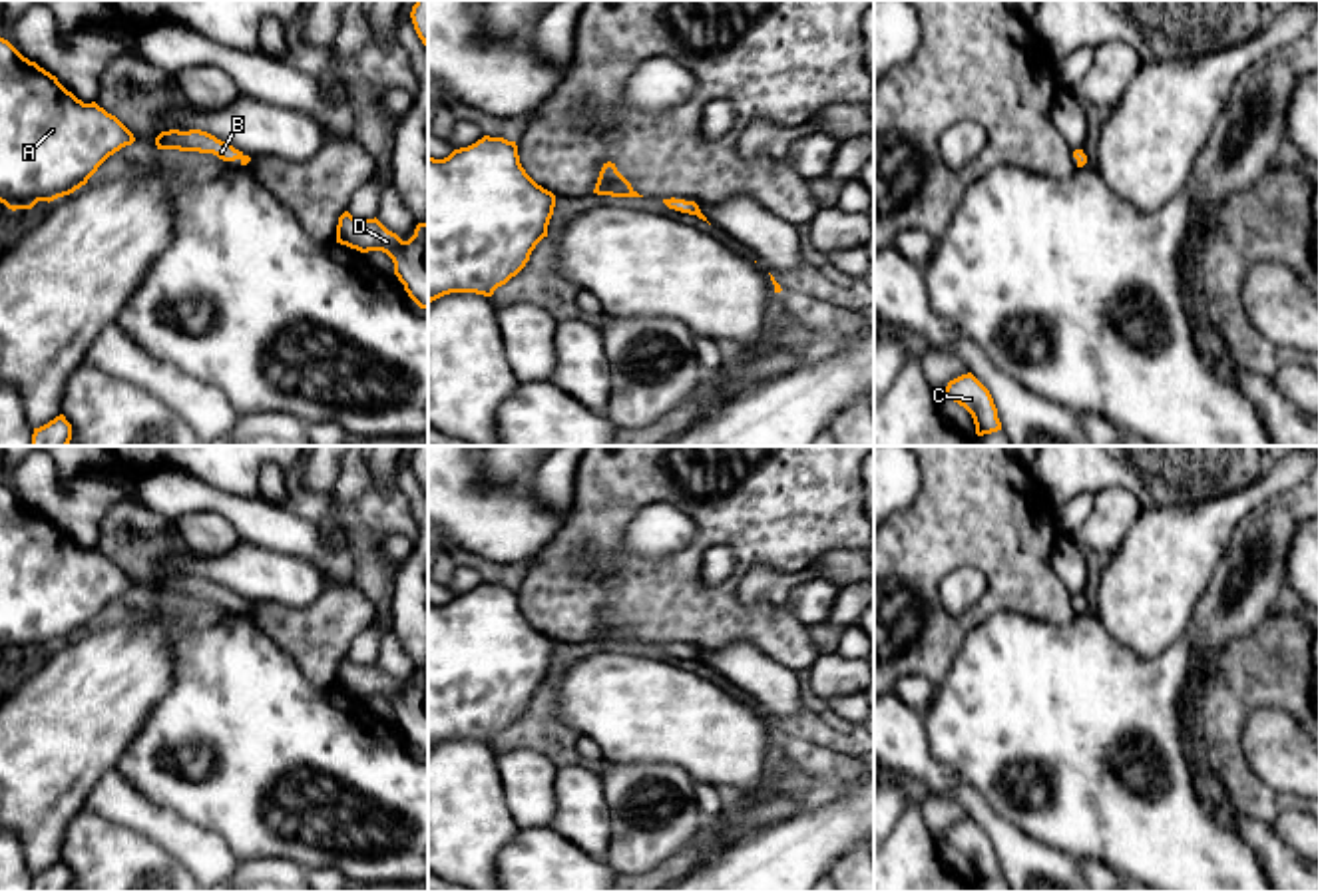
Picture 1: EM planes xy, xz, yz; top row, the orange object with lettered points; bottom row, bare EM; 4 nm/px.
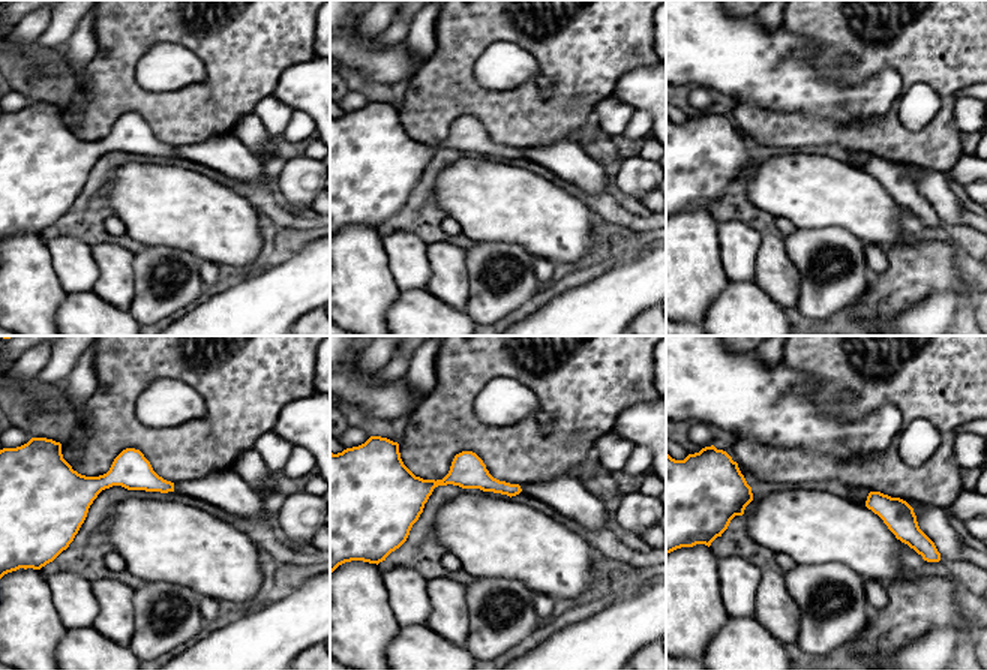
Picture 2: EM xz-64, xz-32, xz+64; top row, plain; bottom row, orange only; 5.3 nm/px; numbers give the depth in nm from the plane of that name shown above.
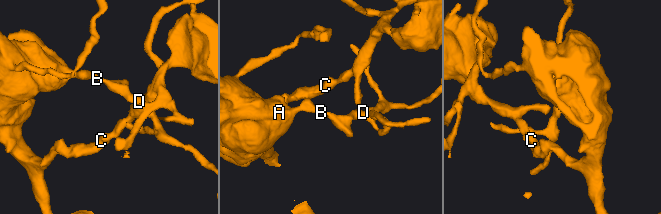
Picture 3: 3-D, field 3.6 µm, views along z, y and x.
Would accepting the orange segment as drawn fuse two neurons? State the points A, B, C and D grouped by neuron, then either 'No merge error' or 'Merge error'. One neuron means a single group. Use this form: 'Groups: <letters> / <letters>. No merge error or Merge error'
Groups: A B C D. No merge error

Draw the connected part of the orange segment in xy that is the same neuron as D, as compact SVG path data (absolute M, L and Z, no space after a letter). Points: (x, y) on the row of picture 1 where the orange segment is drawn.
M348 211L338 217L336 243L360 253L382 251L394 263L394 275L408 297L428 309L428 223L418 223L414 235L402 241L376 217L356 219Z

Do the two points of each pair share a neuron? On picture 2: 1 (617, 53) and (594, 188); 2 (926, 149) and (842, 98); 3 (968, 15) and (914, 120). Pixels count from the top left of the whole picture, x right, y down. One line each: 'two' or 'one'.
1: two
2: two
3: two

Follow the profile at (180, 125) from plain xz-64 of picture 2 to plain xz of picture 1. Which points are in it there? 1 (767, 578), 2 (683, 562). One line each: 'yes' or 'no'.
1: no
2: yes

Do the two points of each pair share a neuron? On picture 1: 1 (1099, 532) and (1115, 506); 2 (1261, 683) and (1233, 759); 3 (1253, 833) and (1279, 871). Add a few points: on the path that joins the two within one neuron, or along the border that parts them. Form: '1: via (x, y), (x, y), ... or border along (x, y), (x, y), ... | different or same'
1: via (1105, 526), (1113, 512) | same
2: via (1243, 701), (1231, 713), (1231, 741) | same
3: via (1263, 843), (1279, 861) | same

